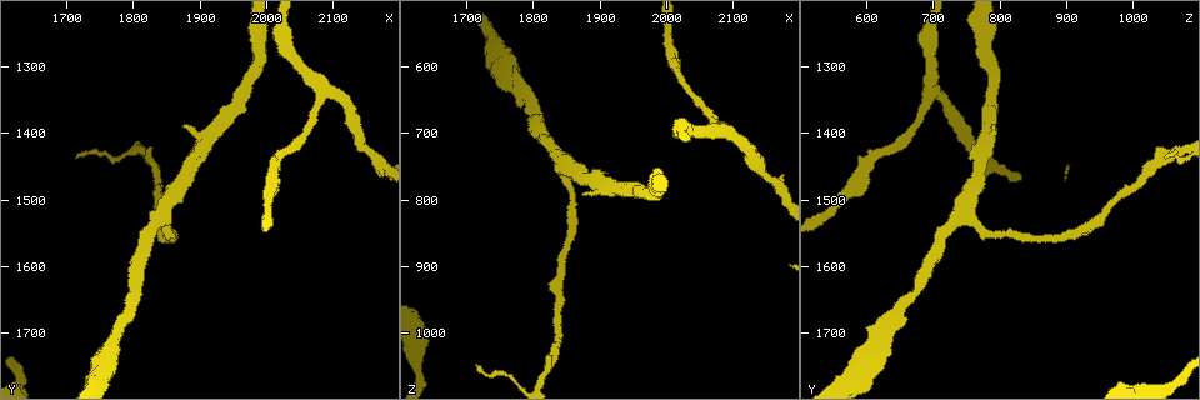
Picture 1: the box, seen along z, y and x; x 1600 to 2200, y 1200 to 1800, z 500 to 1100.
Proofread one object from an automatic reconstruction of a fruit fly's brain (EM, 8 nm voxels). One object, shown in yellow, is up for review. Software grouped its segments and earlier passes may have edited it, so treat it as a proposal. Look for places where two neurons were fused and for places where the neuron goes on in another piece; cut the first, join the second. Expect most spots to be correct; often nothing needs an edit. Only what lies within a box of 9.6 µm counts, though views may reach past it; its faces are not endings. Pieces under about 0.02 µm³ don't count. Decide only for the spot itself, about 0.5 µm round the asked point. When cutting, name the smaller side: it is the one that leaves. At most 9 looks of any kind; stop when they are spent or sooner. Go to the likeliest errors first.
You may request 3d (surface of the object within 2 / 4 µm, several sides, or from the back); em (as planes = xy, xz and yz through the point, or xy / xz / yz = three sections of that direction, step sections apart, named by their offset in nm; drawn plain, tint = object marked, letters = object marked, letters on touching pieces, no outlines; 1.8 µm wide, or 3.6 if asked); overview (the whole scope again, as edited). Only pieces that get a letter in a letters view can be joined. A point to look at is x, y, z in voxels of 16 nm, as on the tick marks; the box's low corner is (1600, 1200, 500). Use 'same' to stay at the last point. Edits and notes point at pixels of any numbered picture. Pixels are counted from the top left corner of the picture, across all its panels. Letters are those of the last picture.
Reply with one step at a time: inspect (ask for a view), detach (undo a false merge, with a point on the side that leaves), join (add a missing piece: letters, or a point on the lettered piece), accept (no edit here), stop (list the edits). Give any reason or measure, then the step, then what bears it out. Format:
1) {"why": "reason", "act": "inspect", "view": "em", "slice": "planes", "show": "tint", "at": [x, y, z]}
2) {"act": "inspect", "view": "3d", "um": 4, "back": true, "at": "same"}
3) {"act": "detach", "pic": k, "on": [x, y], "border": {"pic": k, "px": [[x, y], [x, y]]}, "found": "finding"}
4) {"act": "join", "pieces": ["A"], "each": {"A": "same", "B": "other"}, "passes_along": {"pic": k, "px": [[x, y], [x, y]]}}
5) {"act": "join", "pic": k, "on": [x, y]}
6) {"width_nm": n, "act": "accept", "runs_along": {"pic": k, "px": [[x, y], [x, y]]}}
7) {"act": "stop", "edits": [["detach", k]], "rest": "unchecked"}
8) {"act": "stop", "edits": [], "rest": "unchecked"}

{"why": "stops while still wide", "act": "inspect", "view": "em", "slice": "xz", "step": 8, "show": "tint", "at": [1880, 1385, 795]}

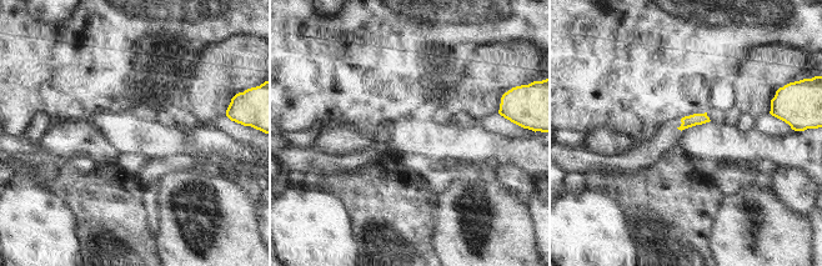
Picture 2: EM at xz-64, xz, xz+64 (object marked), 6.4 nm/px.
{"why": "cut it another way", "act": "inspect", "view": "em", "slice": "planes", "show": "letters", "at": "same"}

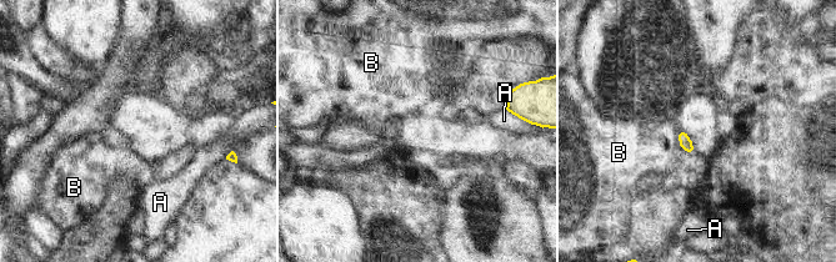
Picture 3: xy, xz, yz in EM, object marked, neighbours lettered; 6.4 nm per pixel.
{"act": "accept", "each": {"A": "other", "B": "other"}, "border": {"pic": 3, "px": [[680, 132], [680, 145], [690, 152]]}, "found": "no lettered piece goes on from it"}

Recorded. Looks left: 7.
{"why": "branch point", "act": "inspect", "view": "em", "slice": "planes", "show": "letters", "at": [2085, 1335, 690]}

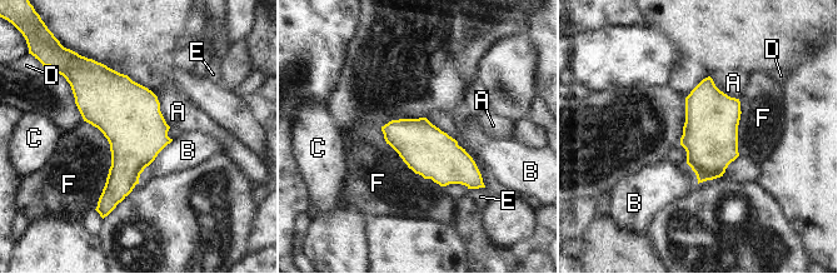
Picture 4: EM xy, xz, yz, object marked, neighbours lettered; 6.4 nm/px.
{"width_nm": 320, "act": "accept", "each": {"A": "other", "B": "other", "C": "other", "D": "other", "E": "other", "F": "other"}, "border": {"pic": 4, "px": [[173, 139], [144, 169], [138, 182]]}, "found": "continuous, no second neuron"}

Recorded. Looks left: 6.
{"act": "inspect", "view": "em", "slice": "planes", "show": "letters", "at": [1720, 1435, 1050]}

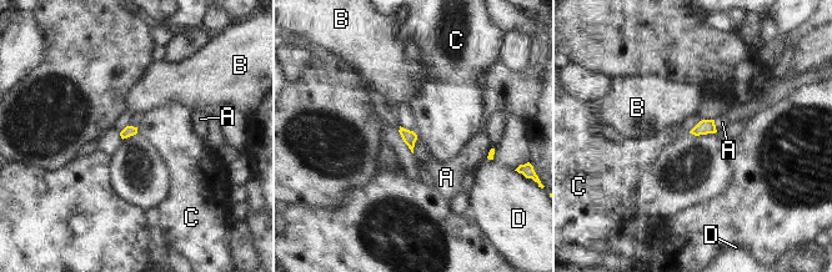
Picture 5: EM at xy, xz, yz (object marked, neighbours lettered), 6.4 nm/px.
{"act": "accept", "each": {"A": "other", "B": "other", "C": "other", "D": "other"}, "border": {"pic": 5, "px": [[136, 127], [138, 132]]}, "found": "no lettered piece goes on from it"}

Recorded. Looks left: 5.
{"why": "abrupt turn", "act": "inspect", "view": "em", "slice": "planes", "show": "tint", "at": [1845, 1525, 745]}

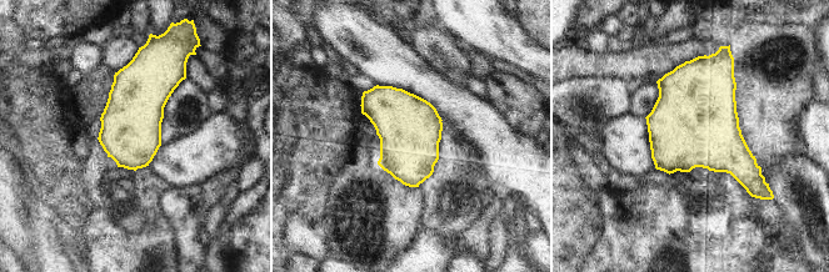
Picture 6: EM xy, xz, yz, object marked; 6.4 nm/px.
{"act": "inspect", "view": "em", "slice": "planes", "show": "letters", "at": "same"}

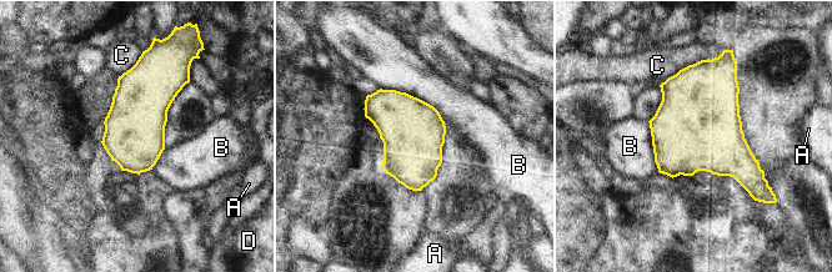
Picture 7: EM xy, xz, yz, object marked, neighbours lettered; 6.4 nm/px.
{"act": "accept", "each": {"A": "other", "B": "other", "C": "other", "D": "other"}, "border": {"pic": 7, "px": [[380, 87], [429, 102], [445, 124]]}, "found": "one neuron here"}

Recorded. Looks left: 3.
{"act": "stop", "edits": [], "rest": "unchecked"}

